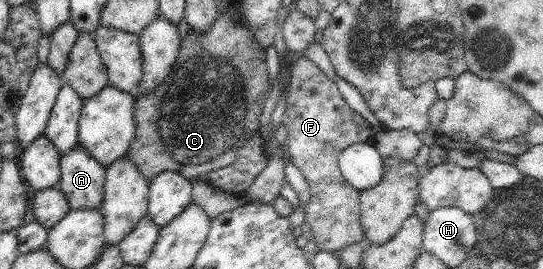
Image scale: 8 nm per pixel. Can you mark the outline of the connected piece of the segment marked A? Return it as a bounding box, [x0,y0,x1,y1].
[57,145,106,209]

